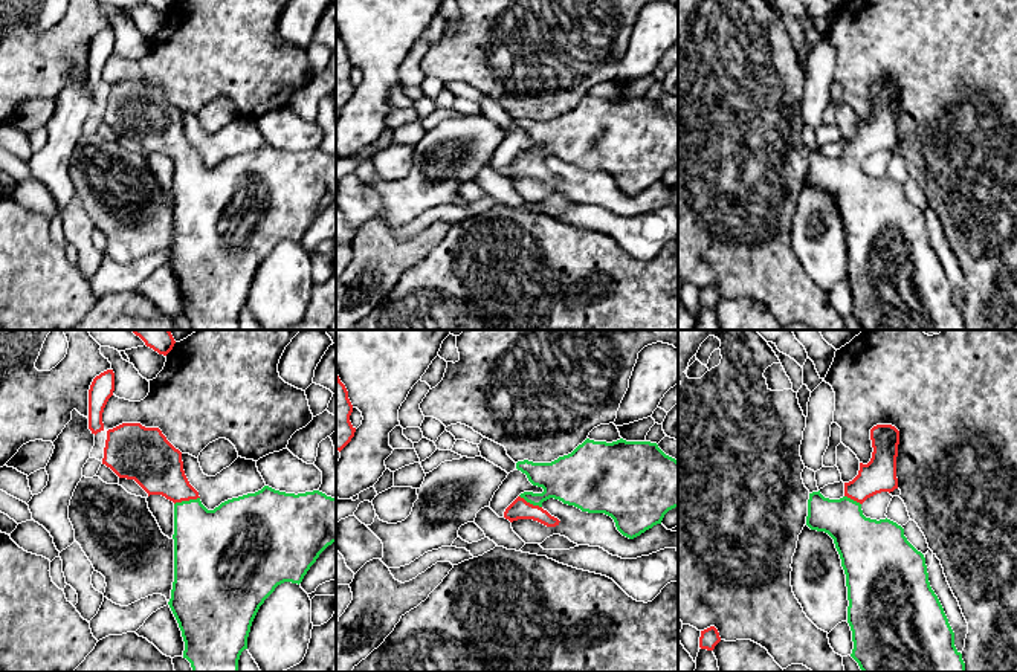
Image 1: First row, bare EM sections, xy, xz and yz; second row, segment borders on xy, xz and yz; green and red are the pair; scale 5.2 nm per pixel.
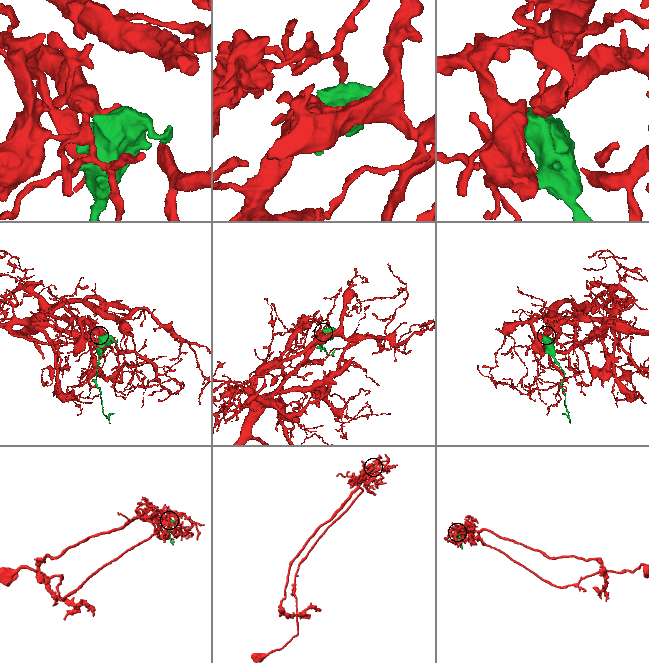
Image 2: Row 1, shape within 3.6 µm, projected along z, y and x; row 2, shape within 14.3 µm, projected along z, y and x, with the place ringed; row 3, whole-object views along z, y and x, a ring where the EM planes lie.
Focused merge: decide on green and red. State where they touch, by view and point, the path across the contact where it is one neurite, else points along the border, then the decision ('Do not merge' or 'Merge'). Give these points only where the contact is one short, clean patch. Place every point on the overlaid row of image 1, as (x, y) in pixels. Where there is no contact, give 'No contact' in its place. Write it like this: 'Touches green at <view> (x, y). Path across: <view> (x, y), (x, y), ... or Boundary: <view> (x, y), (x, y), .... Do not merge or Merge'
Touches green at xy (187, 501). Path across: xy (206, 542), (193, 523), (187, 501), (156, 465). Merge

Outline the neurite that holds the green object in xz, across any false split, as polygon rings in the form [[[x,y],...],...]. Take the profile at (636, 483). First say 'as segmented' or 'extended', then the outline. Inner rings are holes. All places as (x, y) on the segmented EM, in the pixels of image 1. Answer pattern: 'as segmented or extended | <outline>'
extended | [[[586,438],[571,454],[559,457],[551,463],[533,463],[524,460],[516,463],[516,469],[525,473],[533,486],[542,487],[544,492],[521,493],[504,512],[504,518],[510,522],[518,519],[533,519],[547,527],[559,525],[560,521],[542,509],[544,501],[554,498],[563,504],[574,506],[582,512],[605,513],[611,516],[617,530],[623,536],[634,539],[654,525],[661,524],[664,515],[678,507],[678,461],[666,455],[657,443],[651,441],[626,441],[620,438],[606,443]]]

